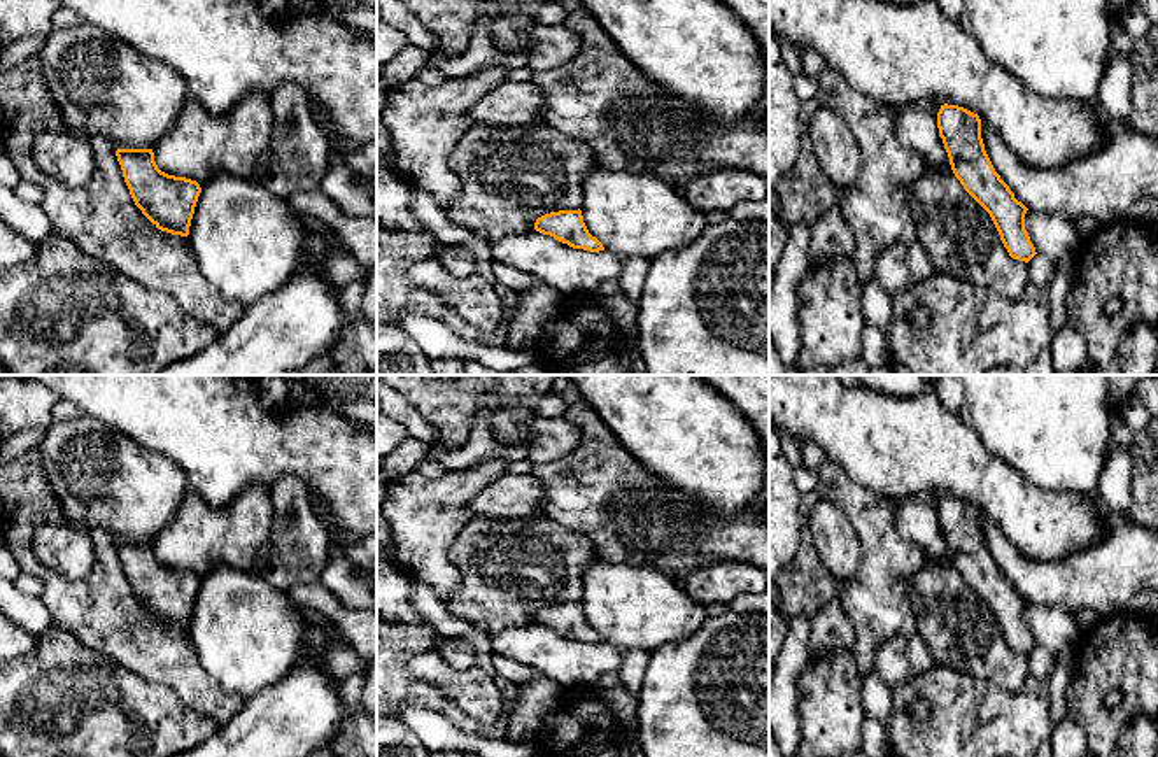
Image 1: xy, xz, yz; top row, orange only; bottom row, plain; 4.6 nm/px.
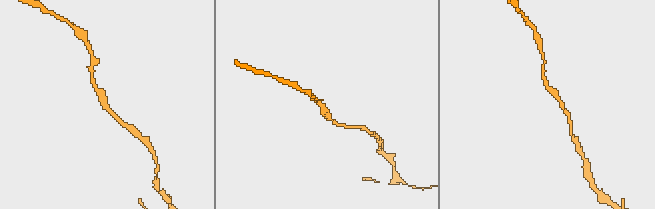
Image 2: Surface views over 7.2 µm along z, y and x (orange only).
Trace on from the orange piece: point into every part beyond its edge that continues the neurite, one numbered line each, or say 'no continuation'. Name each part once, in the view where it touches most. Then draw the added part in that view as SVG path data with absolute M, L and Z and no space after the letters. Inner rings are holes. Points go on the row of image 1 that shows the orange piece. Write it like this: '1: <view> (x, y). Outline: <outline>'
no continuation

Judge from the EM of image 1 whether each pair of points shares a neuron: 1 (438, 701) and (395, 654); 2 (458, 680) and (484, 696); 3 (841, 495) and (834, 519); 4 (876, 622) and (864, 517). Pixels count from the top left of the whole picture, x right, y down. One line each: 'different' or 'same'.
1: same
2: same
3: different
4: same

